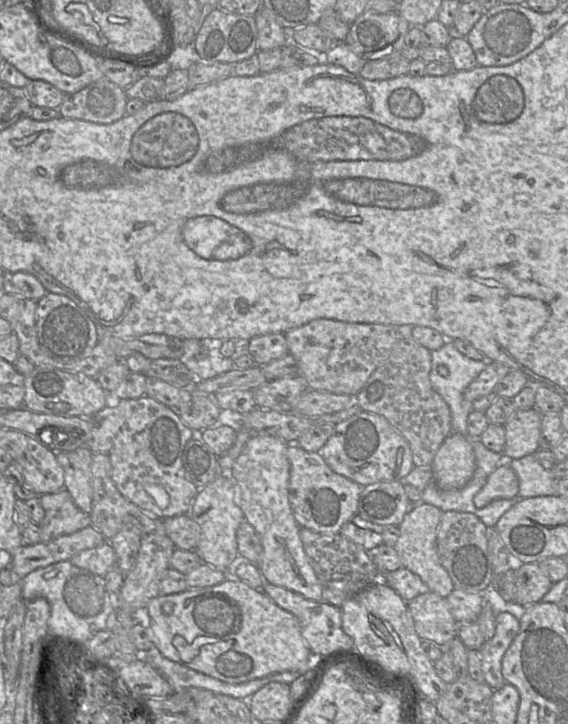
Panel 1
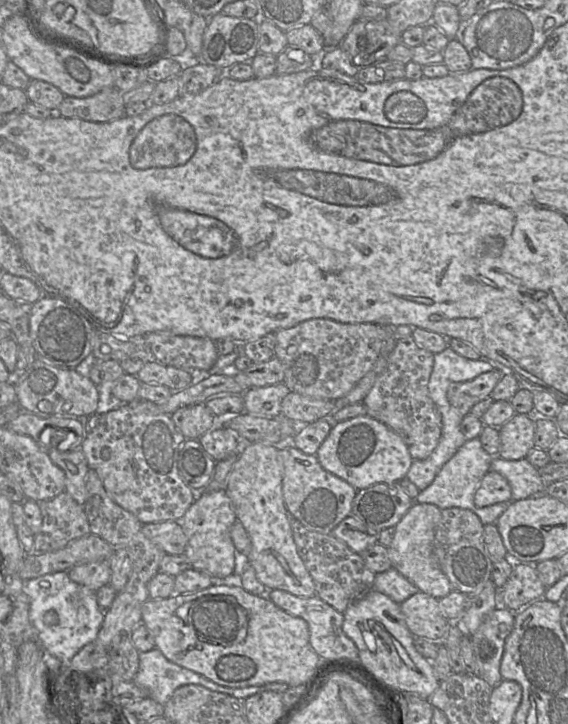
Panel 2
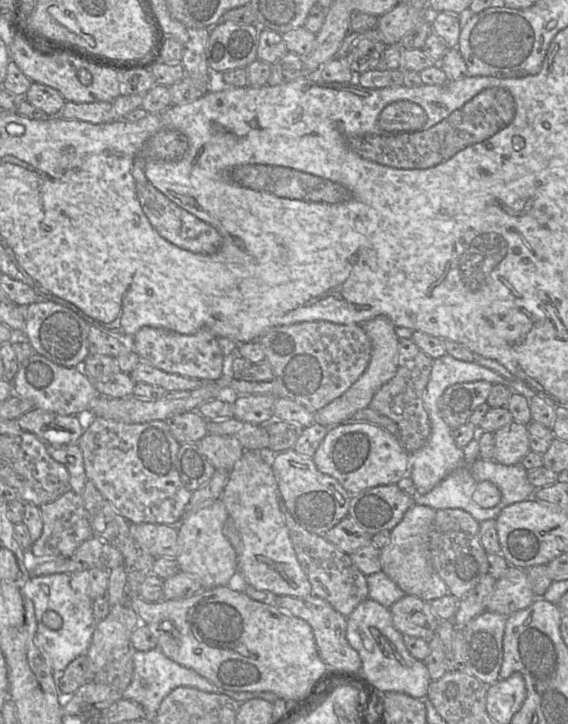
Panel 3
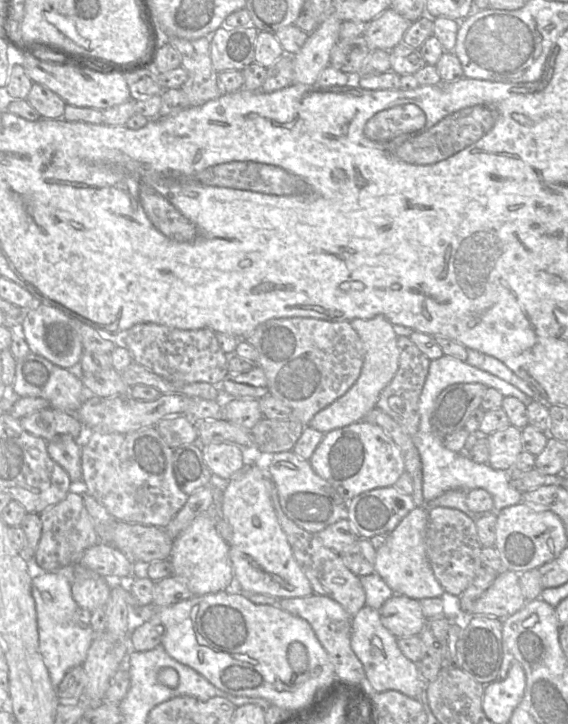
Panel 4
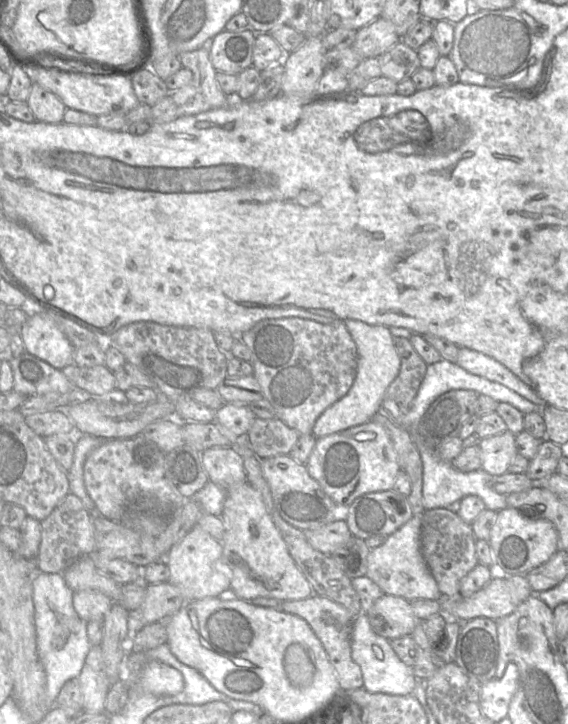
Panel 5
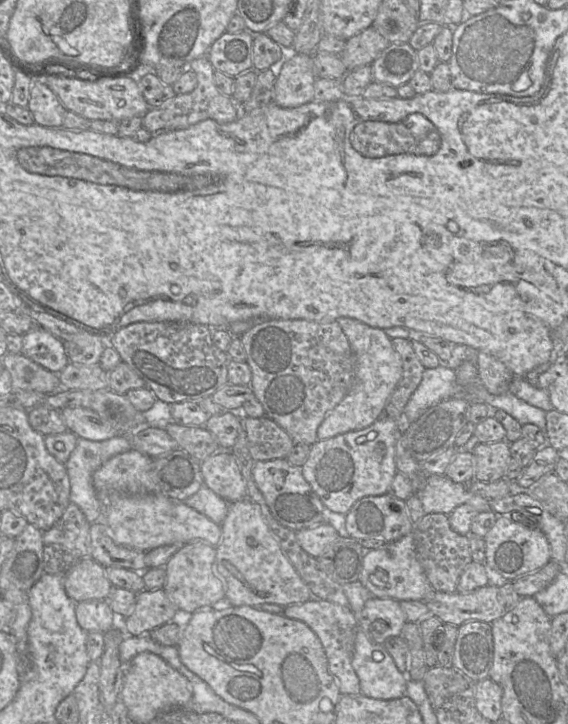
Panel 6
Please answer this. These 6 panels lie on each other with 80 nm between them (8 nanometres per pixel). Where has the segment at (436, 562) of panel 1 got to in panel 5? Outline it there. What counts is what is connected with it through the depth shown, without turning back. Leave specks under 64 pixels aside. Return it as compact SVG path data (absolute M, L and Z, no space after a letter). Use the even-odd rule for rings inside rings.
M413 515L389 535L382 545L370 550L366 576L375 582L385 595L402 597L407 601L442 600L438 585L421 552L420 535L421 515Z

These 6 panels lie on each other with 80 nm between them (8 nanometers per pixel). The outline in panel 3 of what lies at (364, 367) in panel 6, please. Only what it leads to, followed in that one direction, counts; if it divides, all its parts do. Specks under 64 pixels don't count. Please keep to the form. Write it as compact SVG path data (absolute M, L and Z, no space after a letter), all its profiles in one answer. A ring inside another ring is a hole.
M378 316L359 325L364 329L372 345L370 362L366 370L347 391L314 413L314 423L330 428L350 421L358 410L369 406L375 393L397 372L399 338L391 321L384 316Z

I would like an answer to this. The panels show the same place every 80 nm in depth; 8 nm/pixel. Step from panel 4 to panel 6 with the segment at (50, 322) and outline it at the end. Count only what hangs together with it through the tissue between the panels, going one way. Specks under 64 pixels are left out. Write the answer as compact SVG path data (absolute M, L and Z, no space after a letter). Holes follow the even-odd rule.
M42 327L23 335L21 354L55 374L70 363L64 342Z

